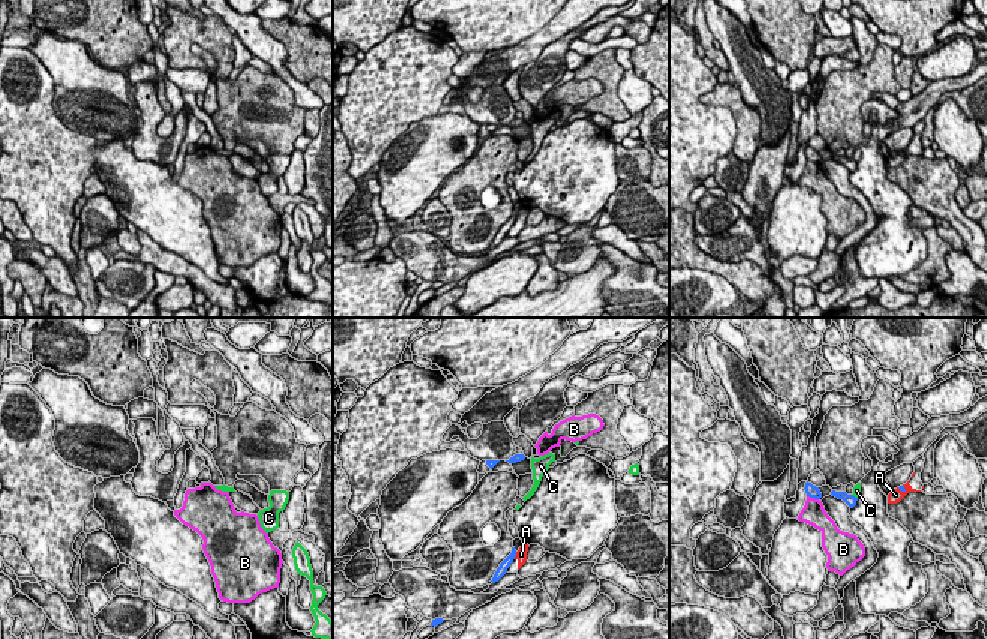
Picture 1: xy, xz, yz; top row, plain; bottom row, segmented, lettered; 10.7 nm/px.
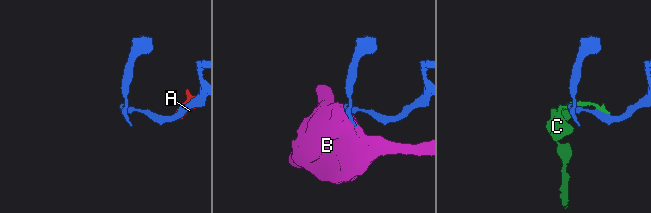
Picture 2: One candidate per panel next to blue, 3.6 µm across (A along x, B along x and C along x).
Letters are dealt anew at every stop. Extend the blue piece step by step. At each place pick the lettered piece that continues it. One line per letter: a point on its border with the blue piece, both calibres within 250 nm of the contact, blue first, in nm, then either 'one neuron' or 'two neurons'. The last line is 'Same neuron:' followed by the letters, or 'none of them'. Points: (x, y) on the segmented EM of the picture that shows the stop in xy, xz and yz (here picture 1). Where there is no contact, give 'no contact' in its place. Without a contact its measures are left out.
A: xz (515, 555) | 120/130 nm | two neurons
B: yz (813, 497) | 130/260 nm | two neurons
C: yz (854, 497) | 120/100 nm | two neurons
Same neuron: none of them

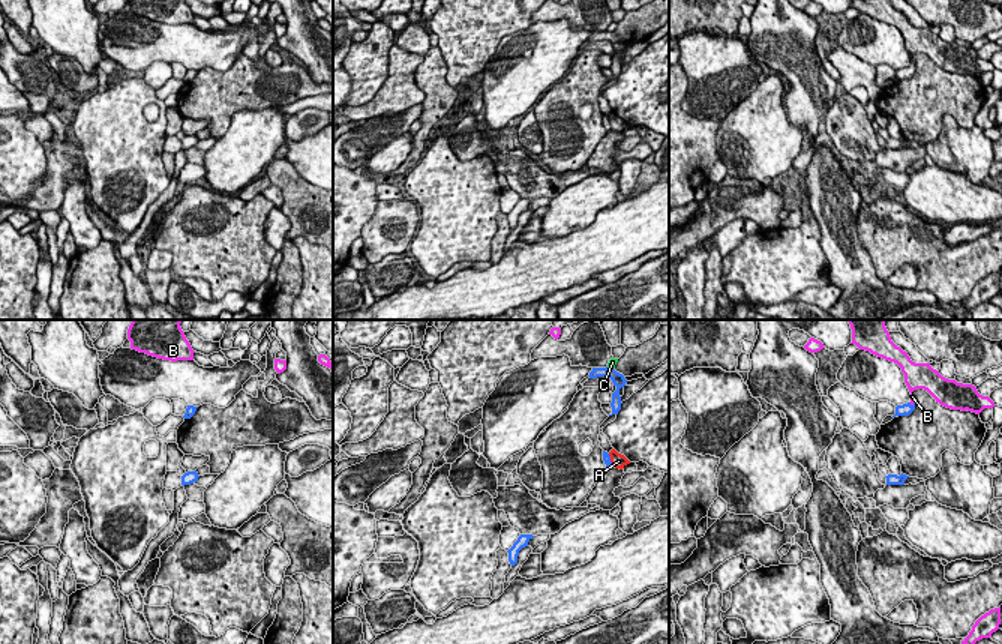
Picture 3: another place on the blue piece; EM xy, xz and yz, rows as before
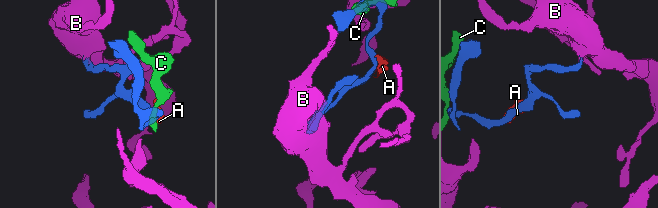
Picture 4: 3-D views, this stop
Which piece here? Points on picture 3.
A: xz (609, 460) | 90/160 nm | two neurons
B: yz (914, 403) | 130/30 nm | one neuron
C: xz (609, 368) | 140/90 nm | two neurons
Same neuron: B

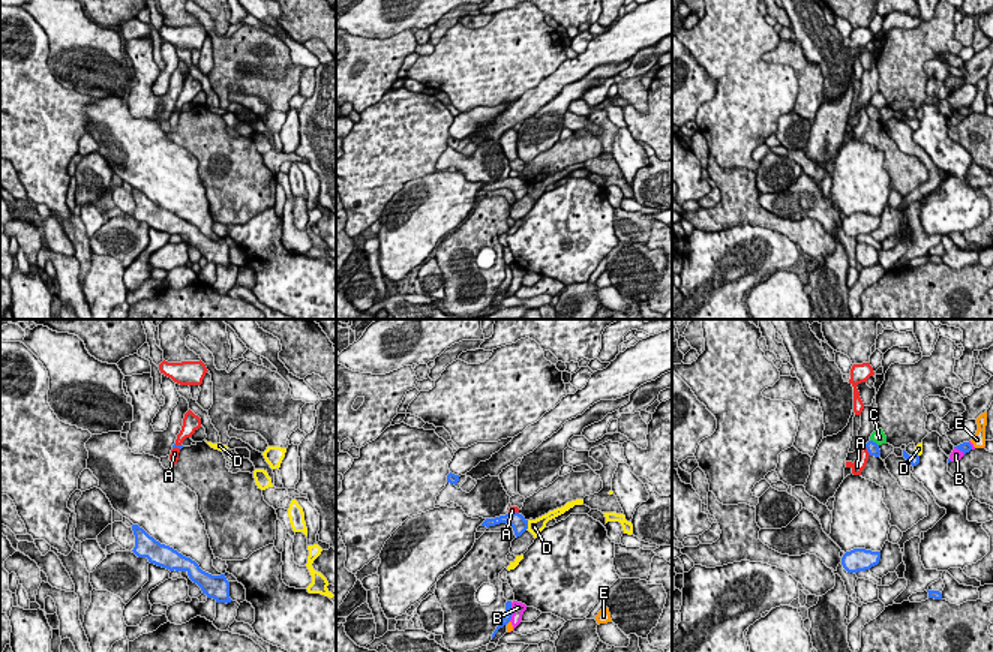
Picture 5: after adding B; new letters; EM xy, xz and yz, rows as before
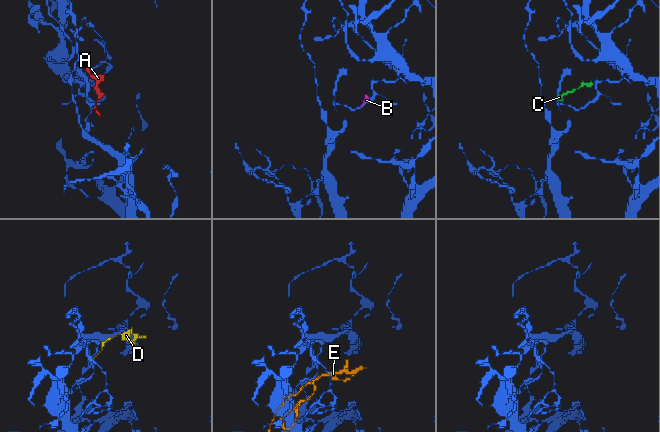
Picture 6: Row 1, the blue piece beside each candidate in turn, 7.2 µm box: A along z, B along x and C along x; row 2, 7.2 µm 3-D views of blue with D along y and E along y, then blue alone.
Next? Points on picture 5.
A: yz (867, 450) | 130/130 nm | two neurons
B: xz (512, 612) | 90/130 nm | two neurons
C: yz (875, 442) | 130/140 nm | two neurons
D: xz (527, 525) | 170/160 nm | two neurons
E: xz (507, 622) | 90/60 nm | two neurons
Same neuron: none of them

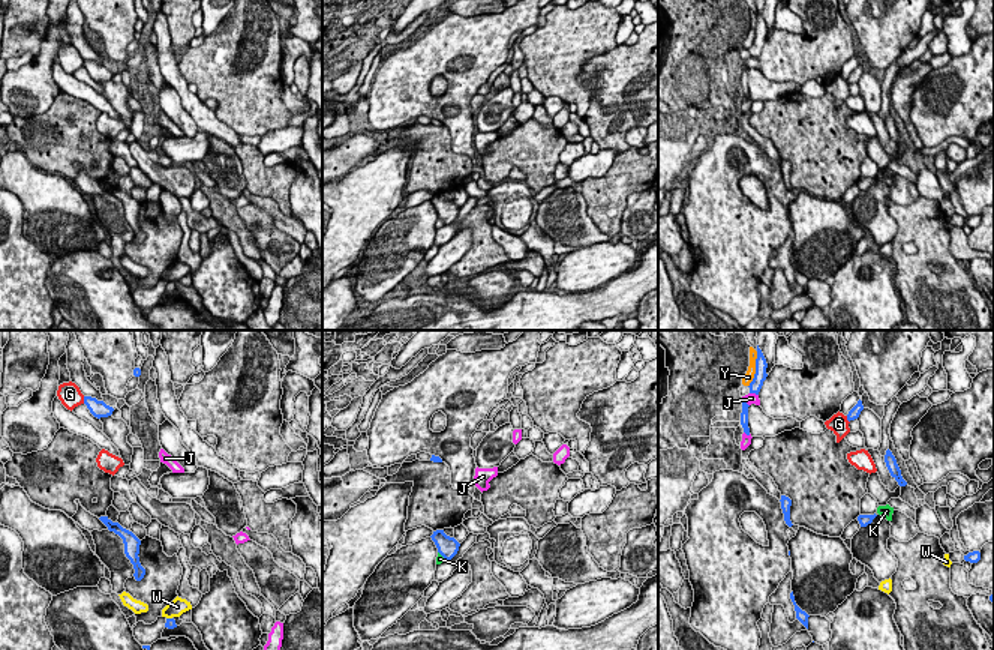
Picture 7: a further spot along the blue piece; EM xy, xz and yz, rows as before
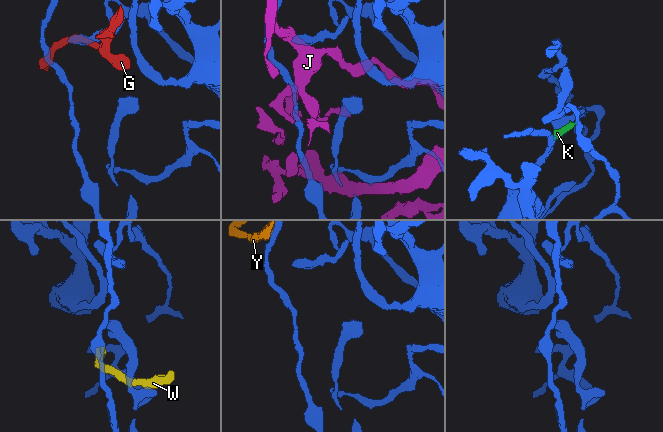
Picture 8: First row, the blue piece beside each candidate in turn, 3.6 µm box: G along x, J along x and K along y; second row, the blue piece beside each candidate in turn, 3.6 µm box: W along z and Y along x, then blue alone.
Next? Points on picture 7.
G: xy (84, 400) | 180/240 nm | two neurons
J: yz (754, 392) | 130/130 nm | two neurons
K: xz (441, 554) | 220/90 nm | two neurons
W: xy (170, 619) | 100/180 nm | two neurons
Y: yz (756, 370) | 130/100 nm | two neurons
Same neuron: none of them

